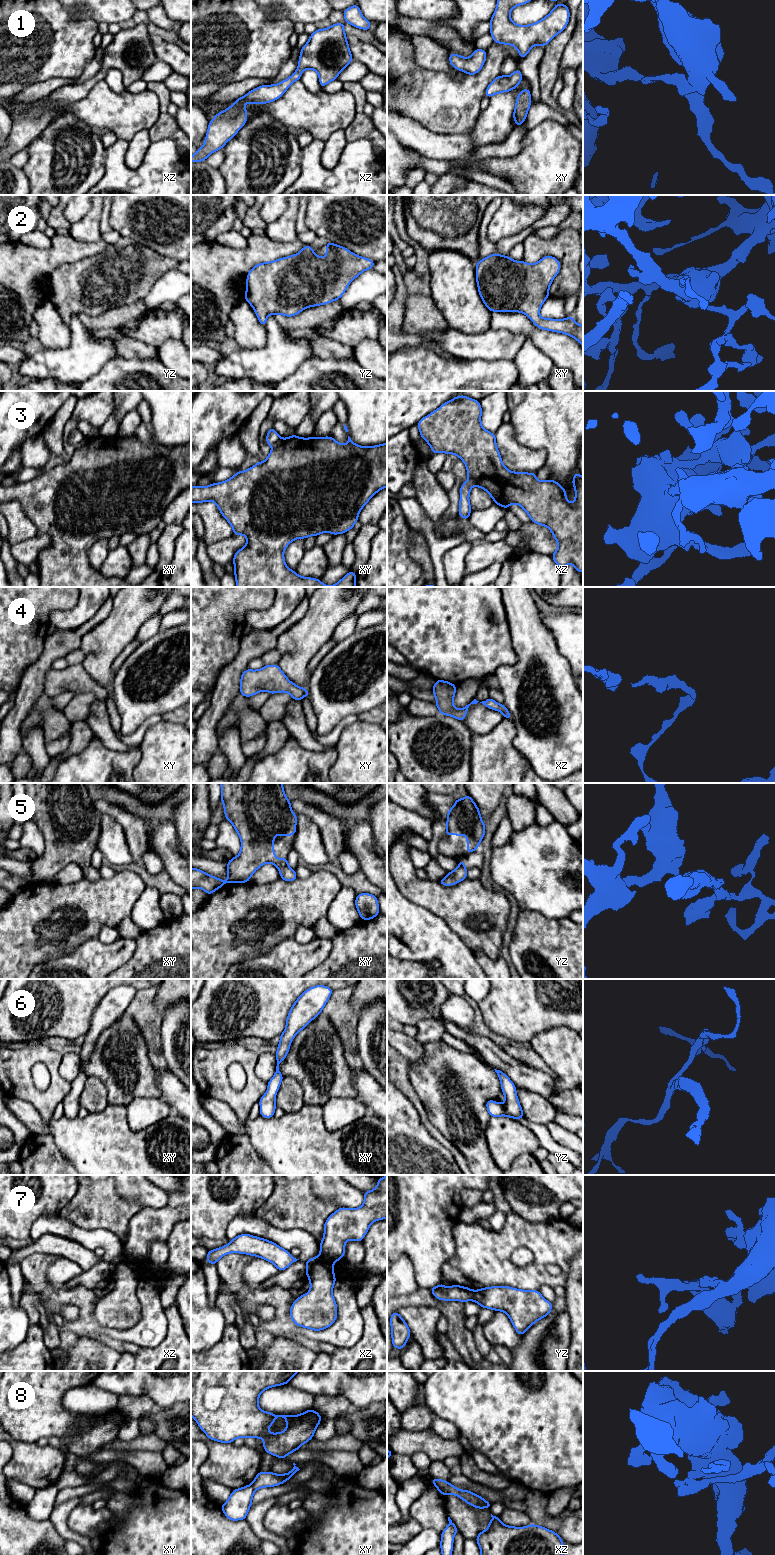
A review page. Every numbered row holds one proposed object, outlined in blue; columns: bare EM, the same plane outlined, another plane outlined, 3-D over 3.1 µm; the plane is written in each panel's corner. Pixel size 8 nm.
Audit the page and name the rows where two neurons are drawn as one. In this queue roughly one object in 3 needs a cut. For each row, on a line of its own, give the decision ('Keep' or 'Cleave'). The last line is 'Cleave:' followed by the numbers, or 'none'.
1: Keep
2: Keep
3: Keep
4: Keep
5: Keep
6: Keep
7: Cleave
8: Cleave
Cleave: 7, 8

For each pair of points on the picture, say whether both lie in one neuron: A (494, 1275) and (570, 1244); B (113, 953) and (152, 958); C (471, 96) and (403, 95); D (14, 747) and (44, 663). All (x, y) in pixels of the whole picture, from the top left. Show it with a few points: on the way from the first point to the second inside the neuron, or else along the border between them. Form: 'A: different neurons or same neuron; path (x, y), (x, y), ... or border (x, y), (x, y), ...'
A: same neuron; path (513, 1275), (528, 1275), (551, 1252)
B: different neurons; border (135, 940), (135, 951), (132, 956), (117, 968)
C: same neuron; path (454, 96), (420, 95)
D: same neuron; path (14, 726), (14, 719), (23, 705), (32, 684)

